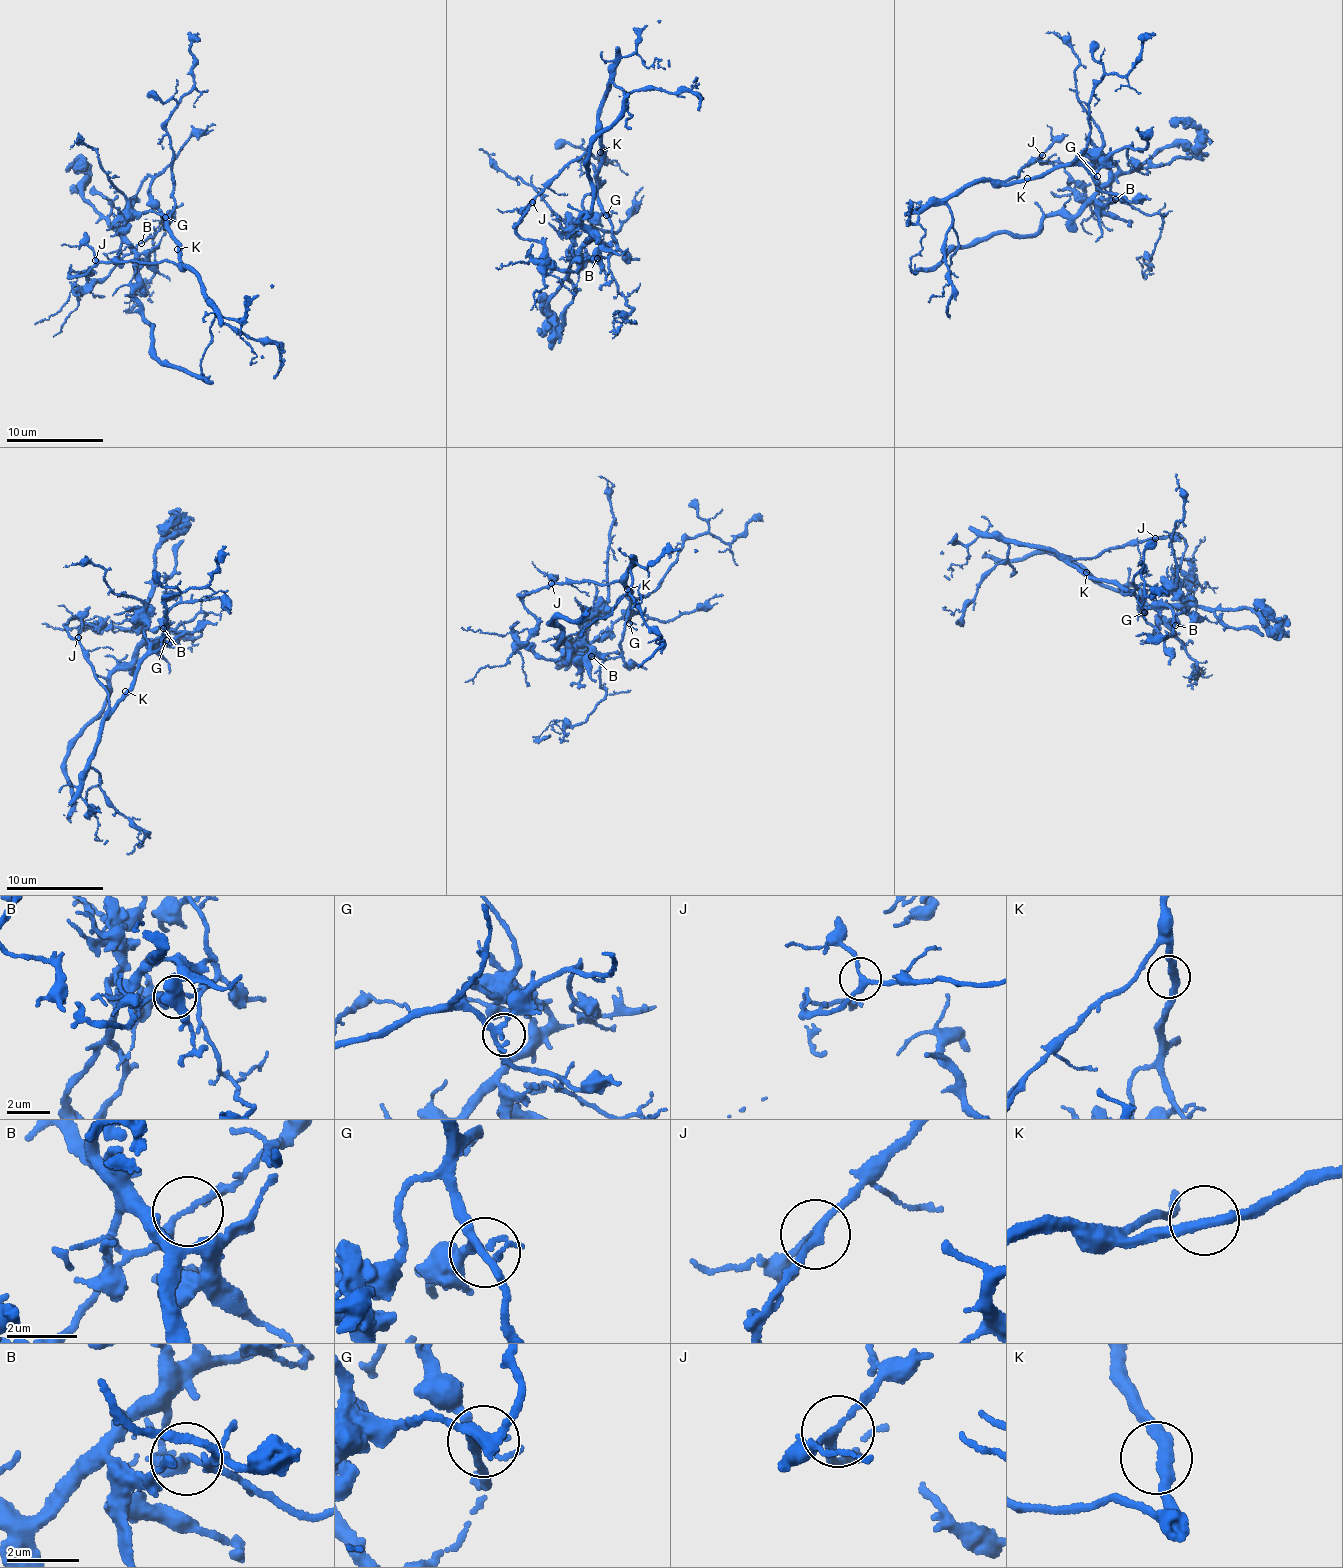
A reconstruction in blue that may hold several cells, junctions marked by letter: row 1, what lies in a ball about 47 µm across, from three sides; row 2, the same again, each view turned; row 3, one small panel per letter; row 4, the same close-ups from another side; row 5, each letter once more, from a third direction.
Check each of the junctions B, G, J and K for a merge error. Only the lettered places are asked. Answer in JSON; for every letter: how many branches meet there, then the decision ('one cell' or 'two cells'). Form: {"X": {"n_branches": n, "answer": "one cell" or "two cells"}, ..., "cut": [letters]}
{"B": {"n_branches": 2, "answer": "two cells"}, "G": {"n_branches": 4, "answer": "one cell"}, "J": {"n_branches": 3, "answer": "one cell"}, "K": {"n_branches": 2, "answer": "one cell"}, "cut": ["B"]}

